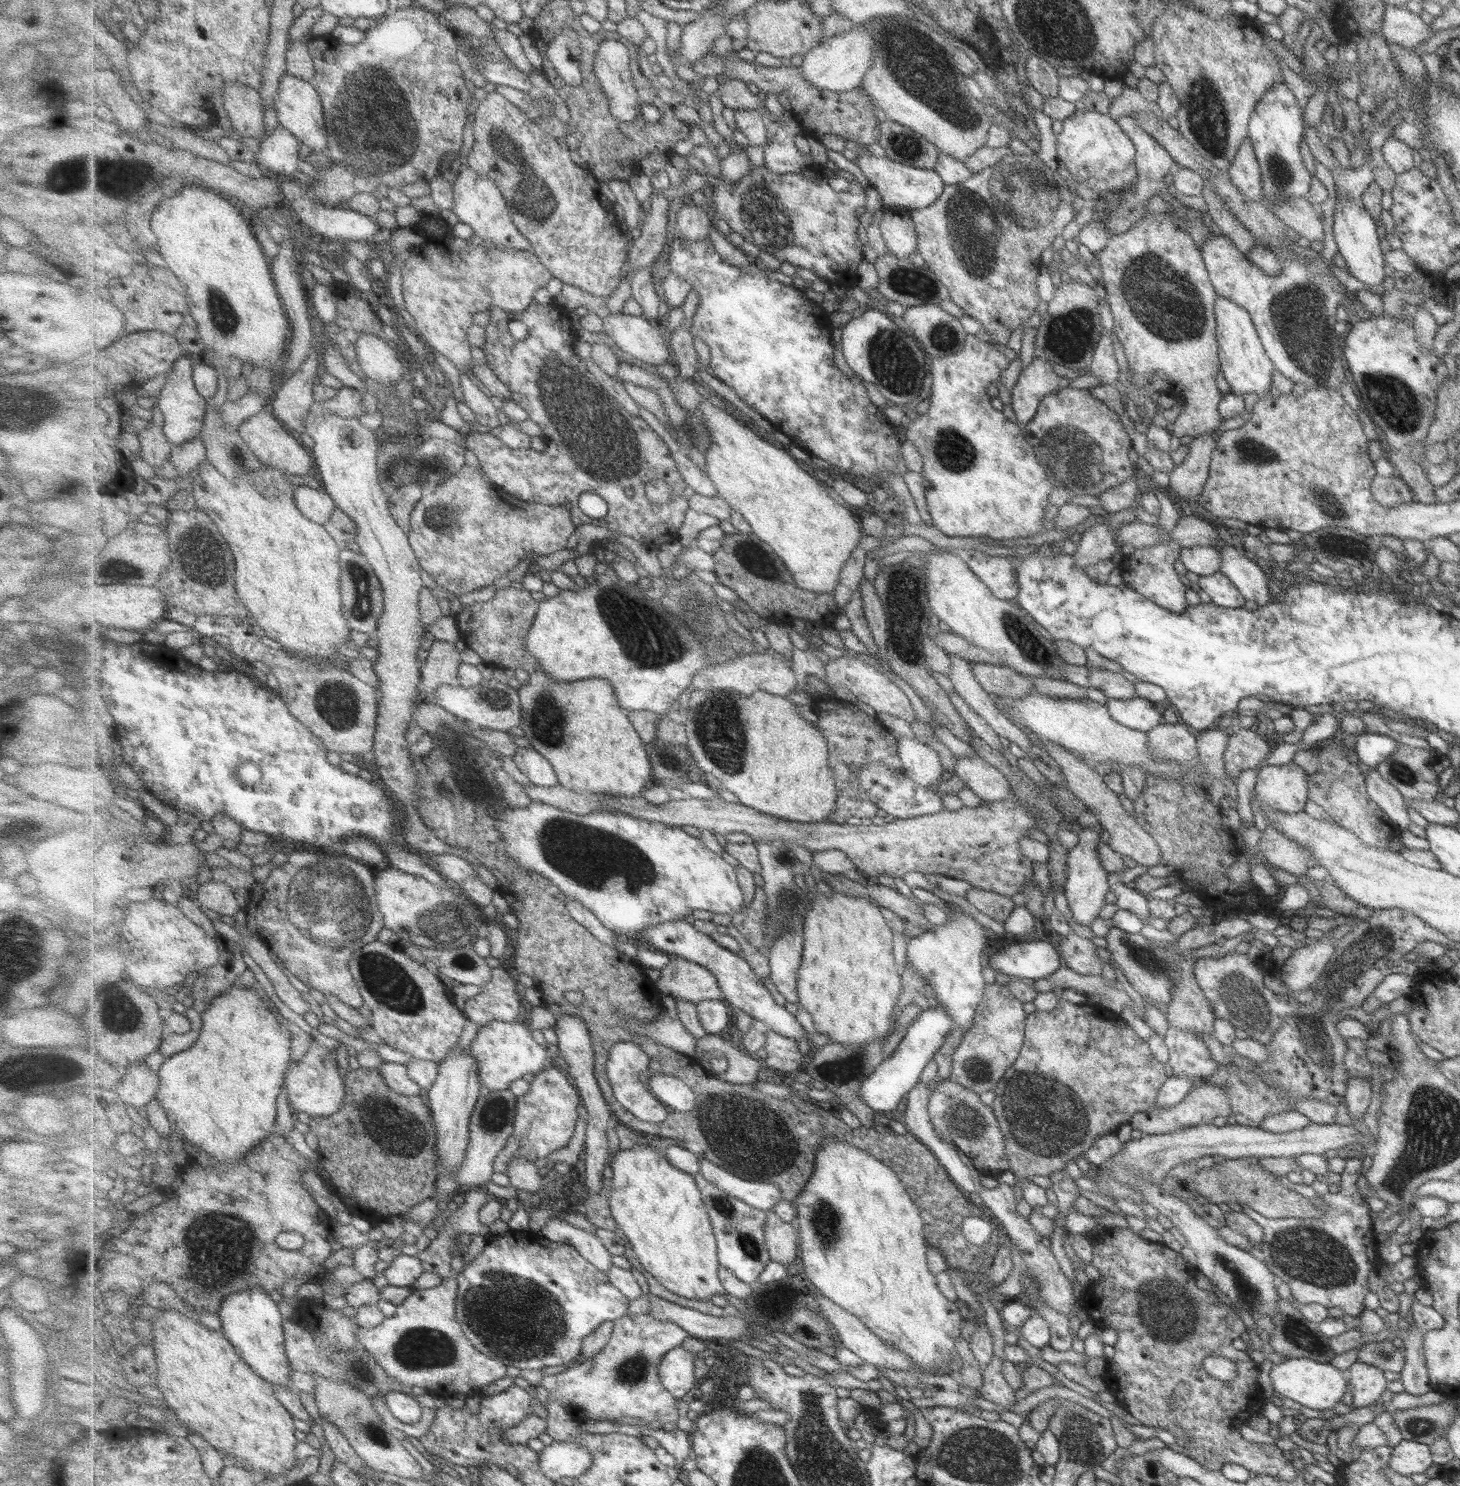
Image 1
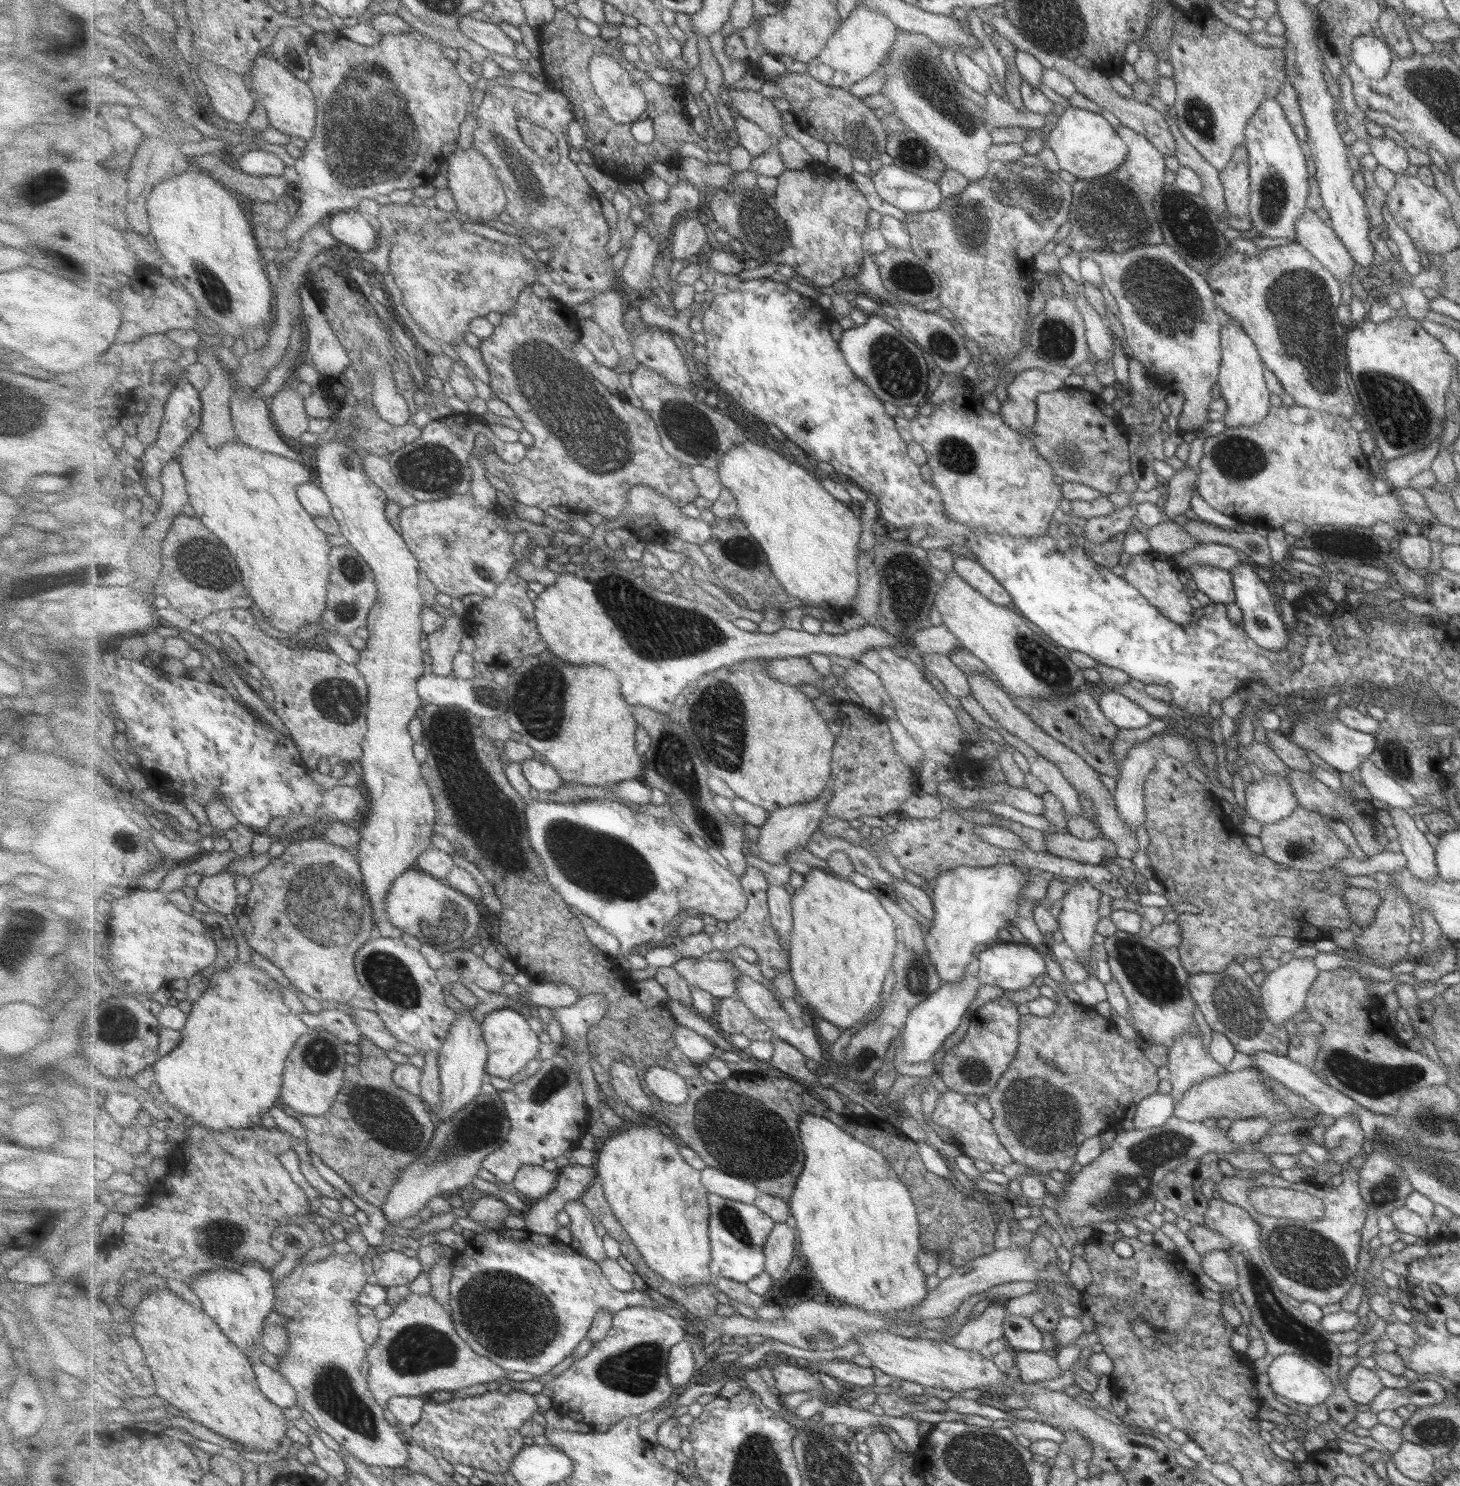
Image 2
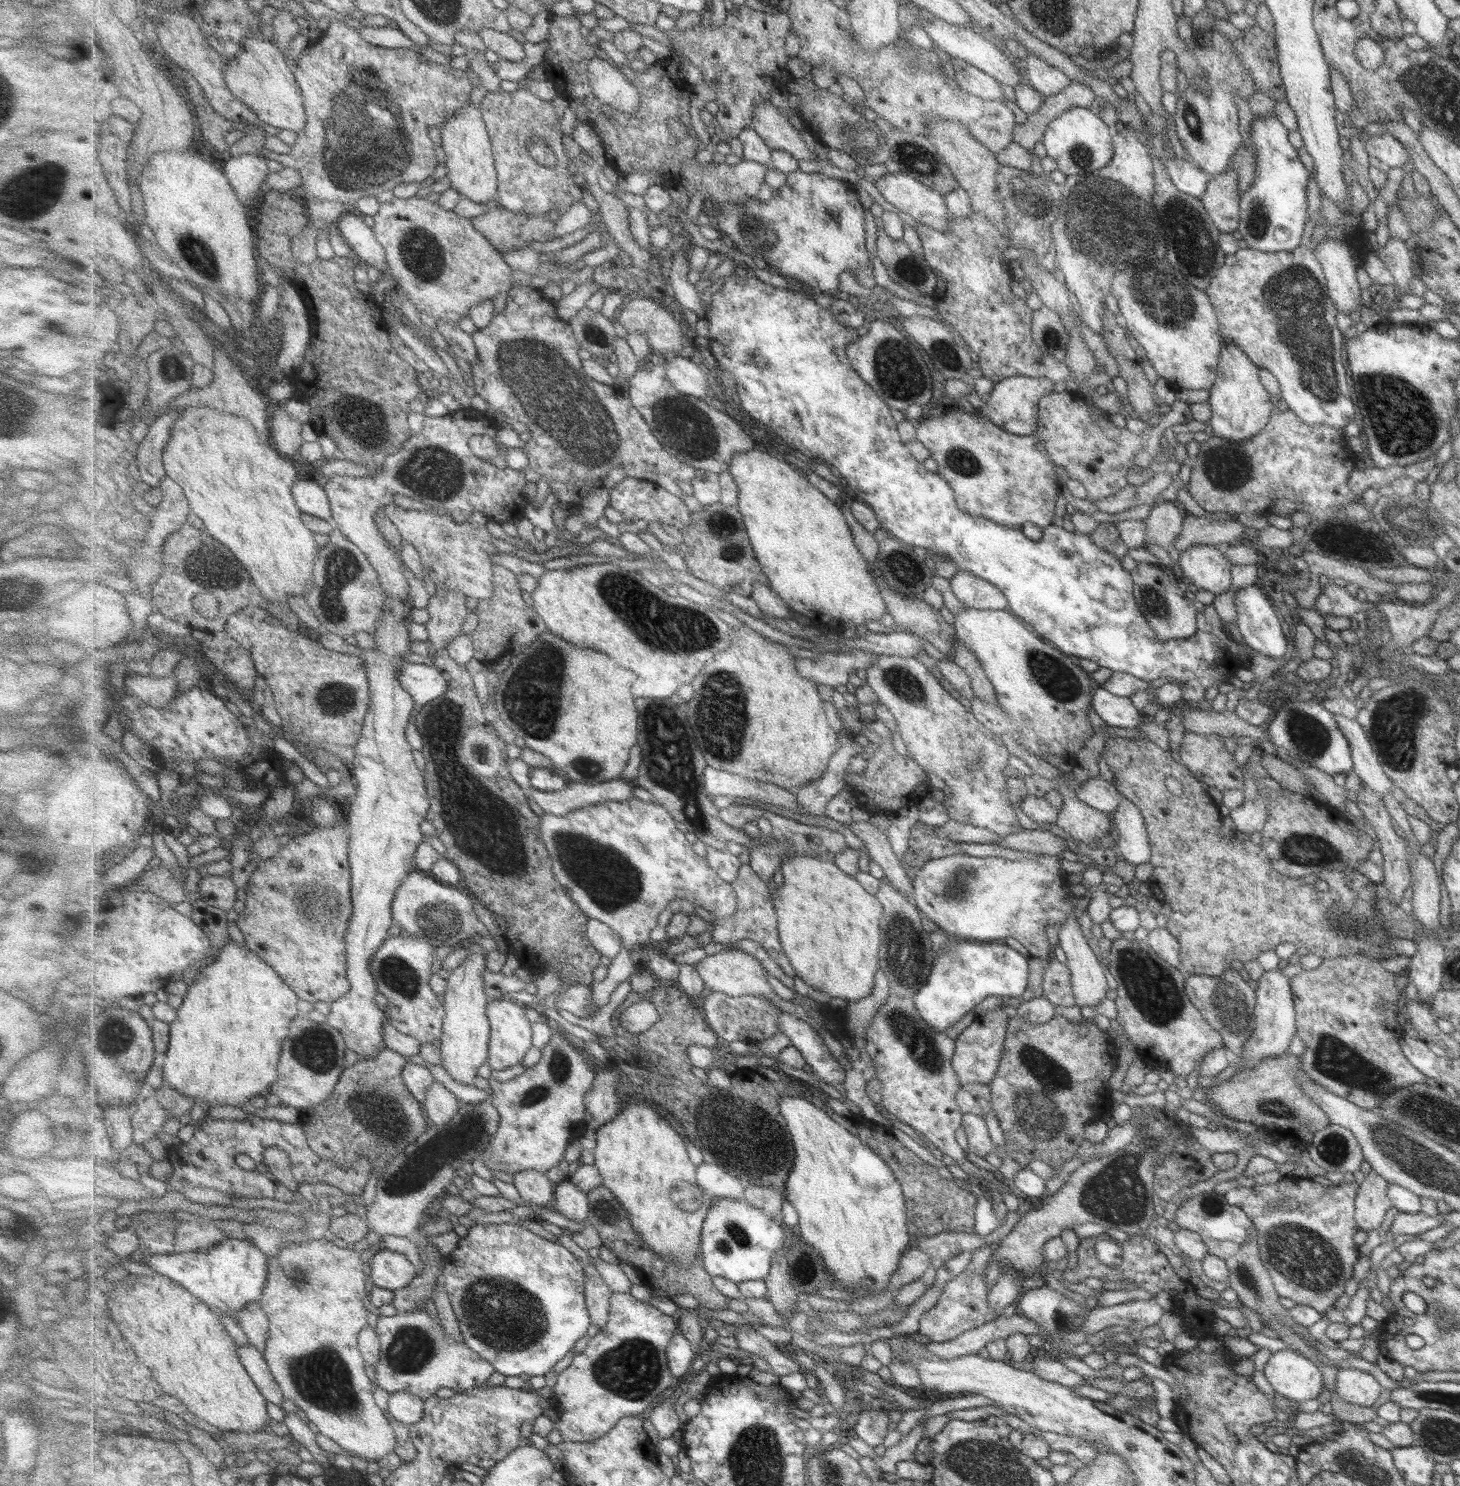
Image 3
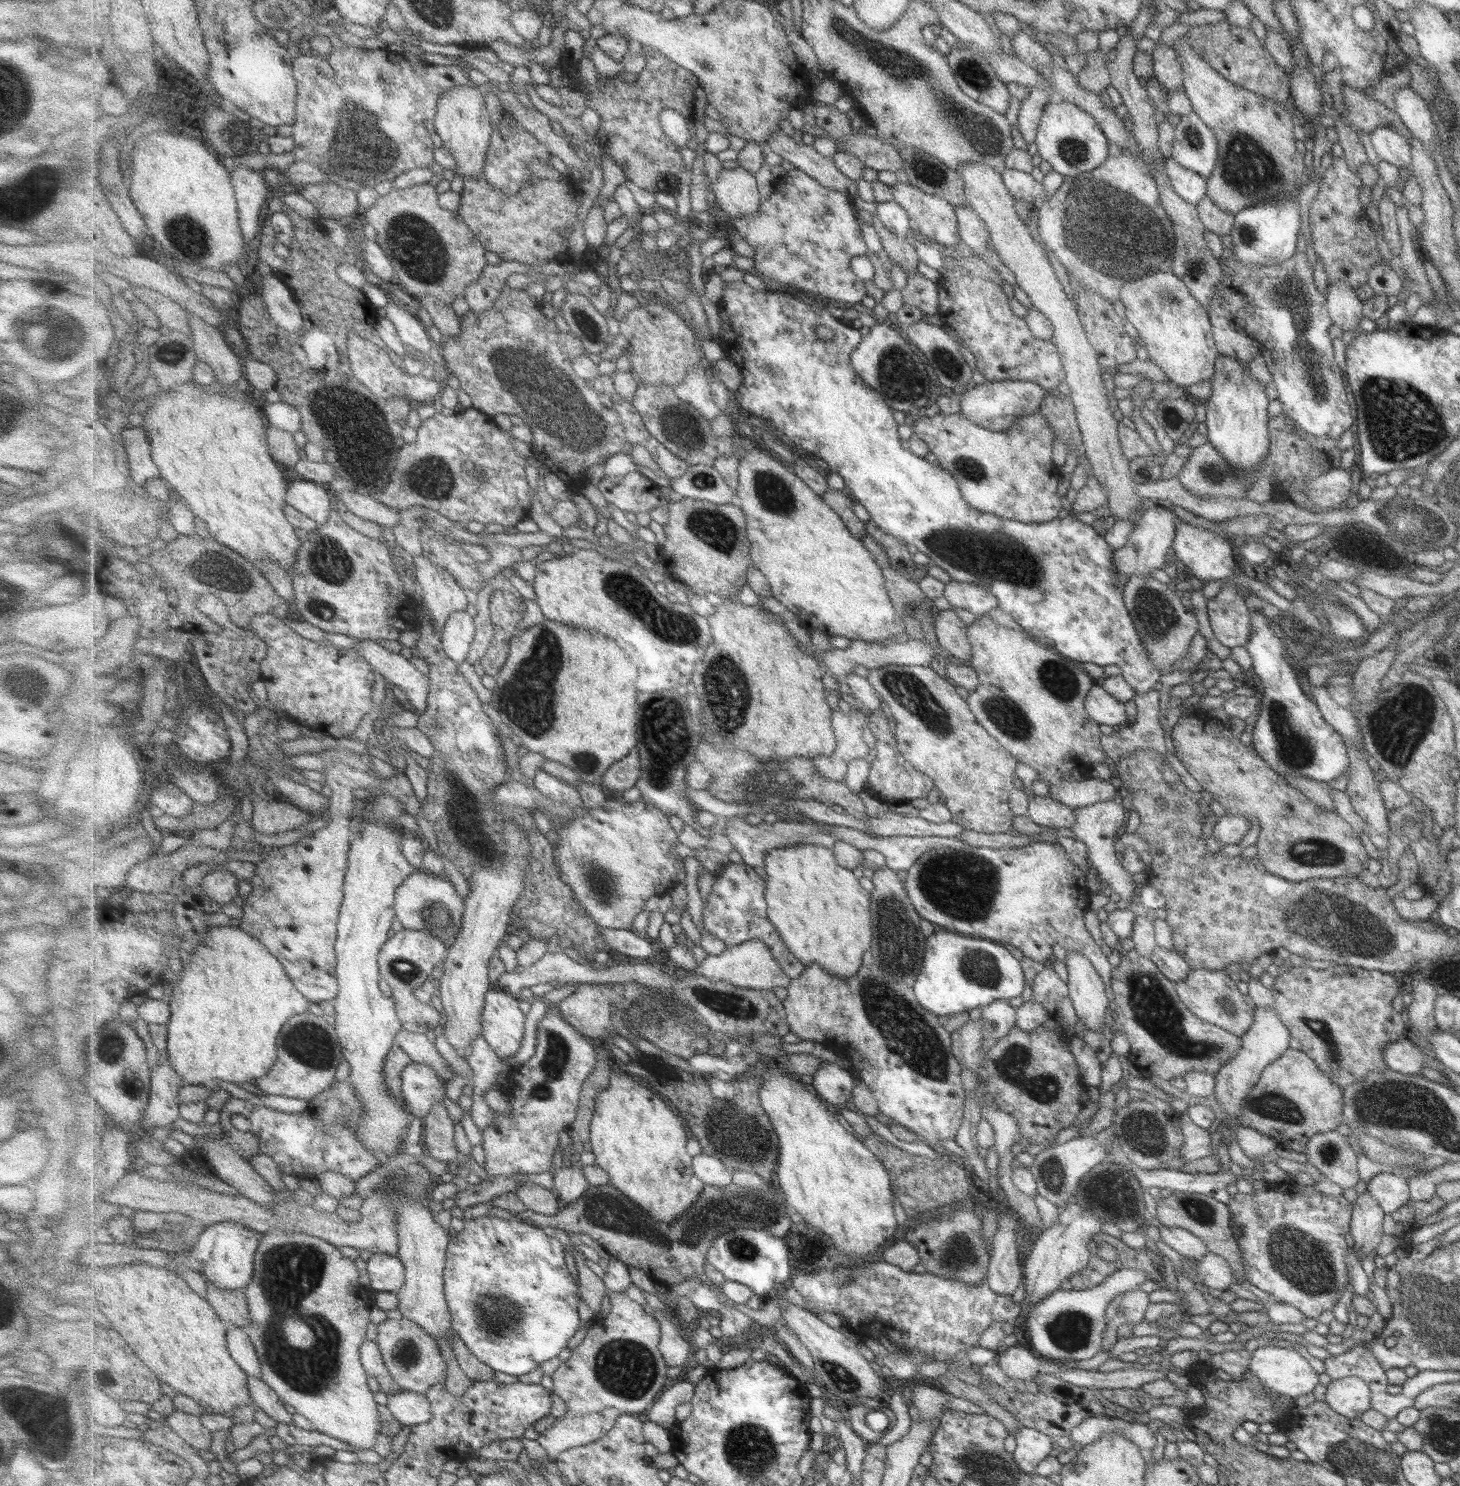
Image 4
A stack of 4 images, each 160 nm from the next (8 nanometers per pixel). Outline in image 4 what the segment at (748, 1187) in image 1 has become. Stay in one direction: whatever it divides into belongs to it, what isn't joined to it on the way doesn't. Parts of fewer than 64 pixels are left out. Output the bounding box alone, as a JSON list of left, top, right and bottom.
[693,1154,733,1188]

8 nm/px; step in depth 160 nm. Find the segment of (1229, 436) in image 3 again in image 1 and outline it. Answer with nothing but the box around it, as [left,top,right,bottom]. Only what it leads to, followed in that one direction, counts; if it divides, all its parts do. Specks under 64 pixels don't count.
[1212,296,1274,397]

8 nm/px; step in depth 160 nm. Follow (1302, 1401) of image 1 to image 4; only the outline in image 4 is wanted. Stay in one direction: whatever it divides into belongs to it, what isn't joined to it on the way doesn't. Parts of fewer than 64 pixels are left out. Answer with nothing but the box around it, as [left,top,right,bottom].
[1248,1344,1318,1399]

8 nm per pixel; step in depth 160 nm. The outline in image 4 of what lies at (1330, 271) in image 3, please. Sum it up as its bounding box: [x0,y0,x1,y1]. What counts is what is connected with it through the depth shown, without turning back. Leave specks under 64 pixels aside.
[1326,282,1361,332]

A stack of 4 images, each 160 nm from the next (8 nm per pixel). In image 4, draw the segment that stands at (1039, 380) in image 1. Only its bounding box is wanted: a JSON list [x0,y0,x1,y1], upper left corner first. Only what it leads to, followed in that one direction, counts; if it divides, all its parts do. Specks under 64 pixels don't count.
[960,379,1044,431]

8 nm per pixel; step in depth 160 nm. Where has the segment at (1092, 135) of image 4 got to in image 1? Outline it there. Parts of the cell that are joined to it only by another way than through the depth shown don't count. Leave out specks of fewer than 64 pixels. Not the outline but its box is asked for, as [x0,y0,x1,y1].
[1055,110,1136,195]

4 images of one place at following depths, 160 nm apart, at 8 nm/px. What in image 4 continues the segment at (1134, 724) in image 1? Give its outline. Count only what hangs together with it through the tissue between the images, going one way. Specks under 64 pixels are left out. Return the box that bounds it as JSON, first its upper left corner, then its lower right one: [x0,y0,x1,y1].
[1083,683,1127,726]

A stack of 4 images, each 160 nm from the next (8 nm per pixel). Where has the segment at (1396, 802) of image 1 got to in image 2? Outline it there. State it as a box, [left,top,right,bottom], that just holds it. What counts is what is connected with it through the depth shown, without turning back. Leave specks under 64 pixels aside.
[1387,806,1436,881]

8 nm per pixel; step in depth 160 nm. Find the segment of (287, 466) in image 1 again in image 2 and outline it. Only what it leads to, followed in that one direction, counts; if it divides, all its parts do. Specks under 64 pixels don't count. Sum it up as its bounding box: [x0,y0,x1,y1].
[231,387,301,460]

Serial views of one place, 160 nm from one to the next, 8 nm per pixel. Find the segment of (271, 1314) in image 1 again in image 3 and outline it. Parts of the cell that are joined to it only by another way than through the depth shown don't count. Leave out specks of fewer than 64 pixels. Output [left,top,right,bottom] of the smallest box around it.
[141,1238,270,1319]

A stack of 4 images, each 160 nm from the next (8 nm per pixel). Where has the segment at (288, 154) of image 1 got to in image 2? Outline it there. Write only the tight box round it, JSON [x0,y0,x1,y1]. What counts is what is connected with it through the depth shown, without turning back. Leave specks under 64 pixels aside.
[237,149,288,176]

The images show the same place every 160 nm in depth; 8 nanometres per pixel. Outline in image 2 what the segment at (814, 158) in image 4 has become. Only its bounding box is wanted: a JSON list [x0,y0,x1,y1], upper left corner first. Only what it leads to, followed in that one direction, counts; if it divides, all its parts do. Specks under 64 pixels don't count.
[727,89,787,140]

